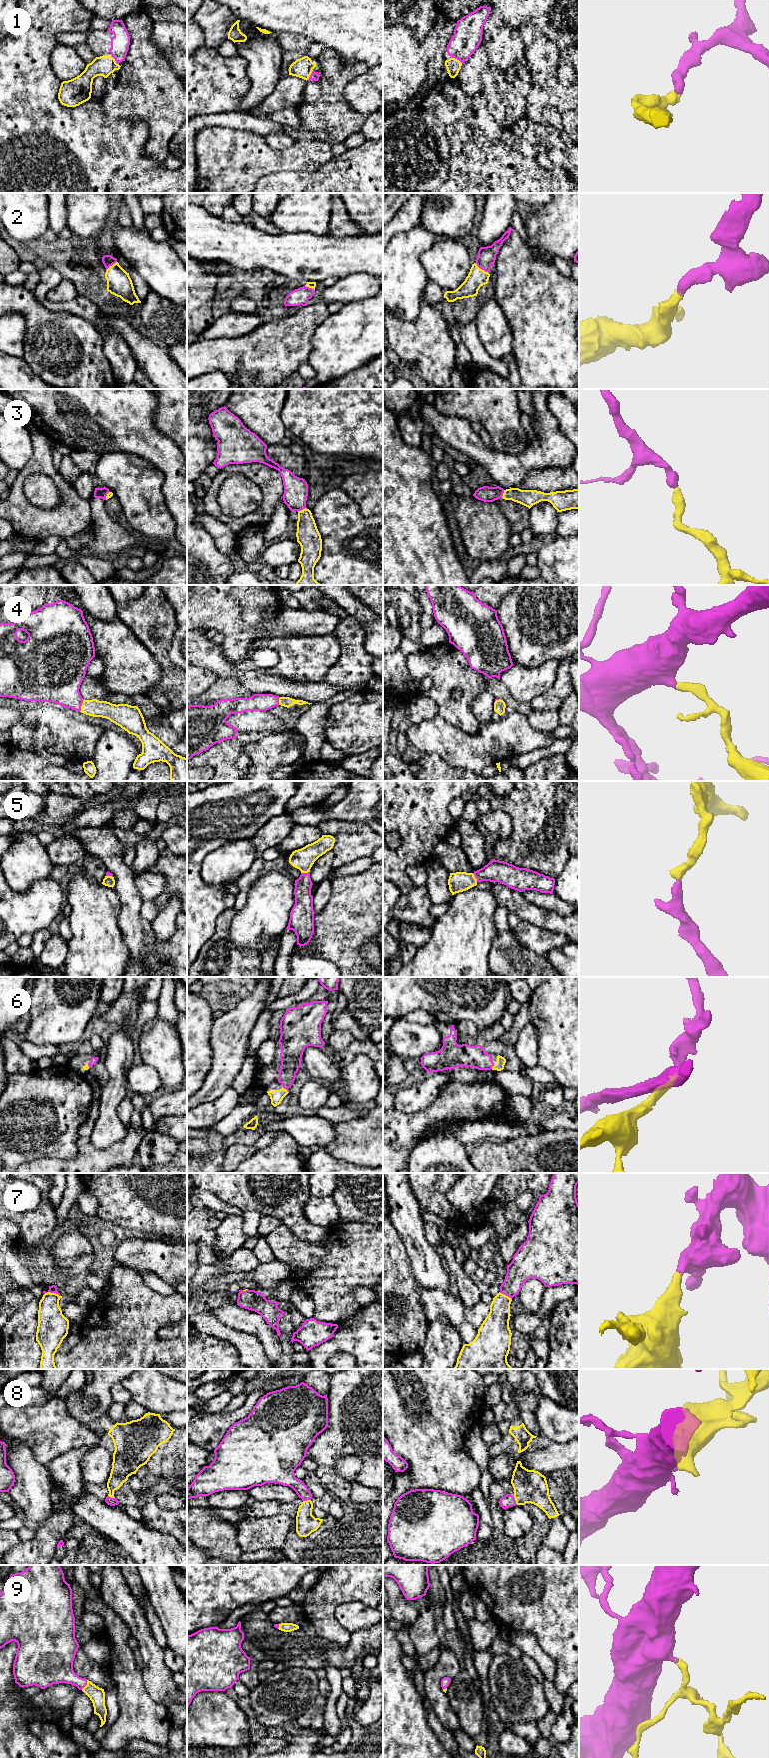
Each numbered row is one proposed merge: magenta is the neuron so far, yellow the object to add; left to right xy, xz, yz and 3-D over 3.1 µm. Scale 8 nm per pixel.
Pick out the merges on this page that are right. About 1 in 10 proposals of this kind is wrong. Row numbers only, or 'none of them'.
1, 2, 3, 4, 5, 6, 7, 8, 9

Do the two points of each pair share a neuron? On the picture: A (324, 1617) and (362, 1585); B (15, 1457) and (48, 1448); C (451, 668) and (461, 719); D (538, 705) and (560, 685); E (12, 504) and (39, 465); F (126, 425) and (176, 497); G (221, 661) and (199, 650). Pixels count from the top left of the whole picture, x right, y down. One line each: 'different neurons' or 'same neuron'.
A: same neuron
B: different neurons
C: same neuron
D: same neuron
E: same neuron
F: same neuron
G: same neuron

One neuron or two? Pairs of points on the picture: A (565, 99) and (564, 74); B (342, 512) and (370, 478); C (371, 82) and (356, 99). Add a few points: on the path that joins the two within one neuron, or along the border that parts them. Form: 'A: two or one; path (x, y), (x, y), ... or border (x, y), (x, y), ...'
A: two; border (558, 62), (557, 80), (568, 87)
B: two; border (340, 488), (355, 501), (359, 511), (367, 517)
C: one; path (369, 86), (360, 95)

